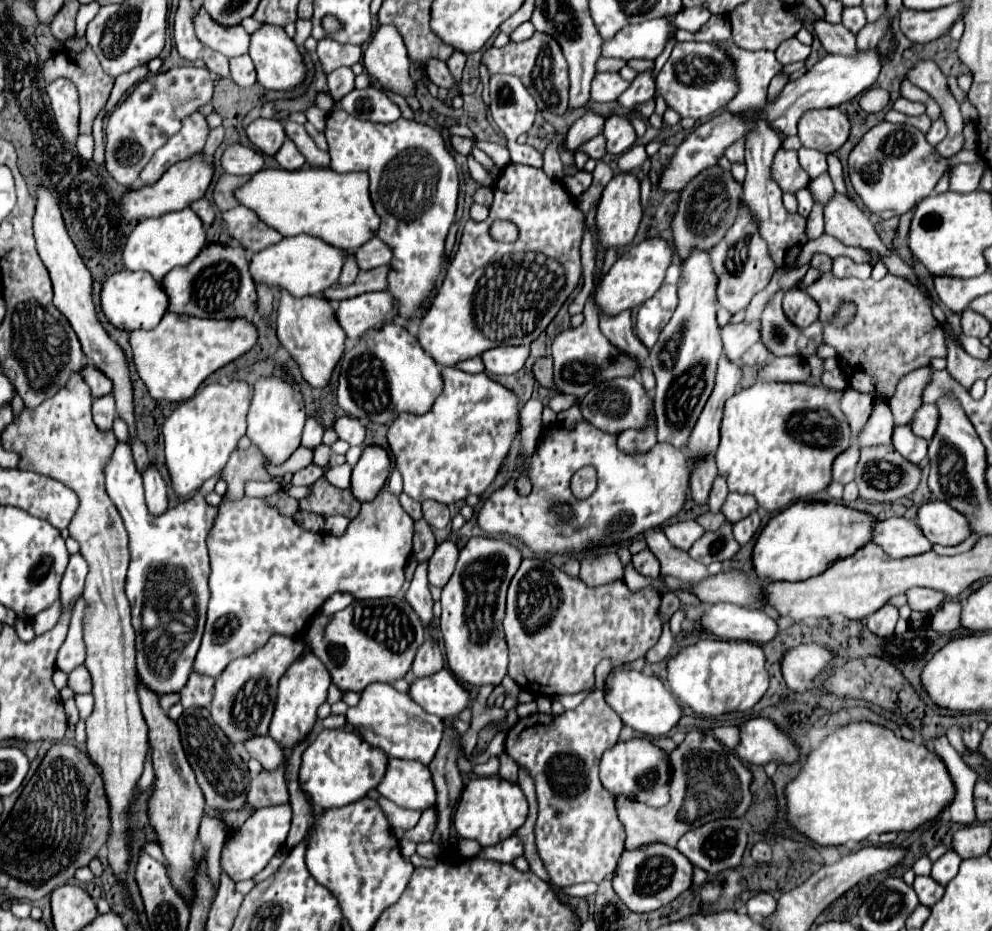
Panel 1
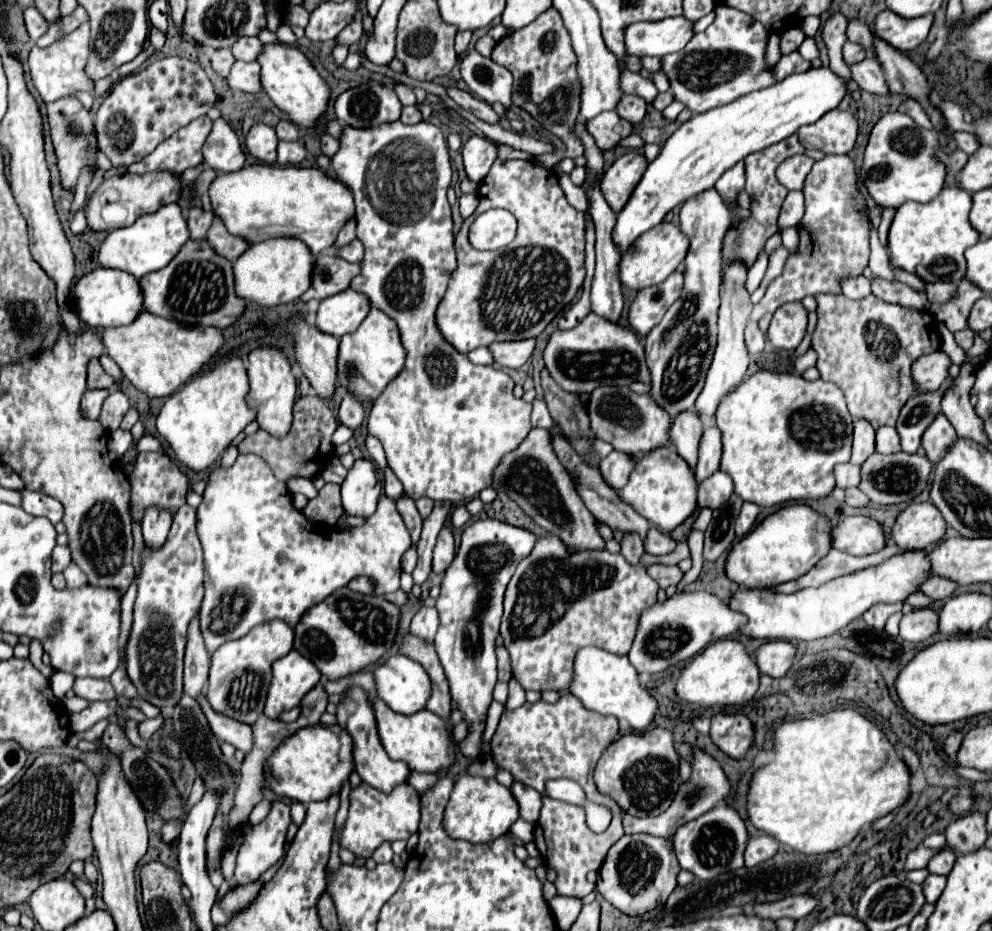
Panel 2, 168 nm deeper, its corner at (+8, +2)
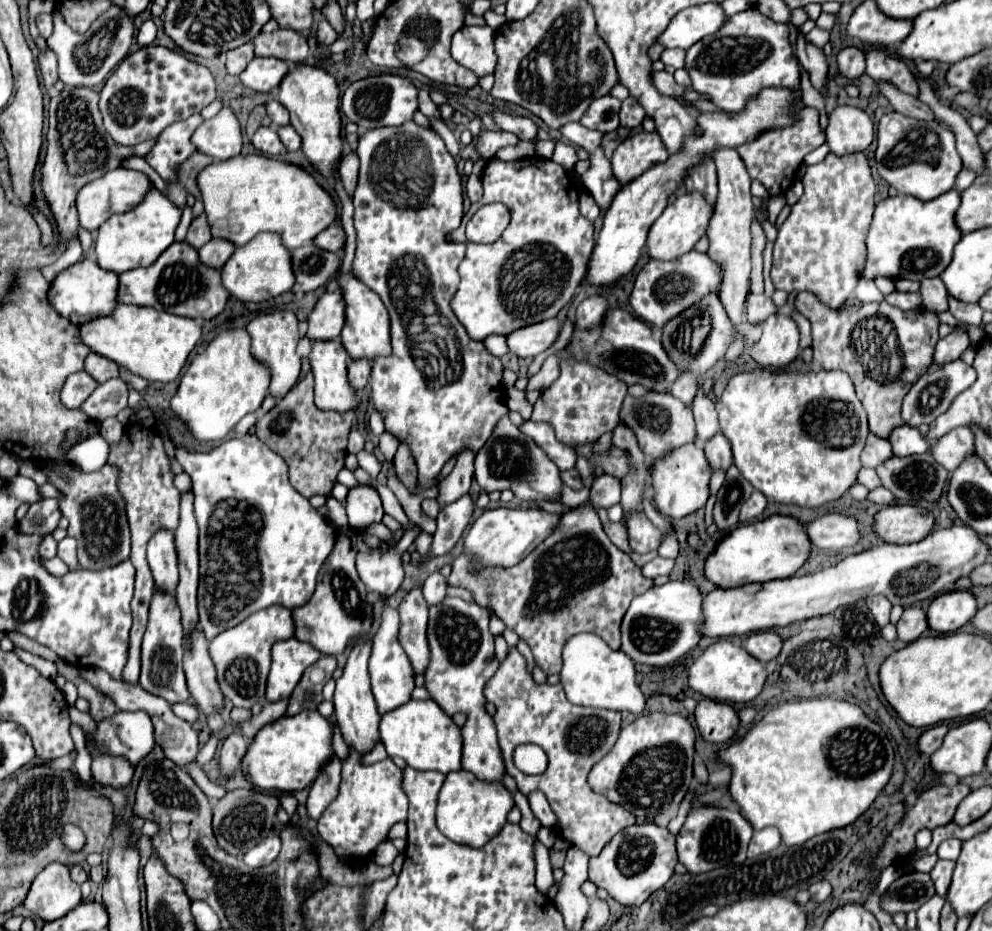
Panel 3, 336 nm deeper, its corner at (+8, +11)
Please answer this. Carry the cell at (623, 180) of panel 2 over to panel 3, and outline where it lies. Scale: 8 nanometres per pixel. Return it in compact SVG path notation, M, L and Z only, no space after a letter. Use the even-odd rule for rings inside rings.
M639 132L627 140L623 140L611 158L613 174L621 186L629 184L635 176L639 176L643 170L647 170L655 162L667 160L667 150L663 148L663 142L653 132Z

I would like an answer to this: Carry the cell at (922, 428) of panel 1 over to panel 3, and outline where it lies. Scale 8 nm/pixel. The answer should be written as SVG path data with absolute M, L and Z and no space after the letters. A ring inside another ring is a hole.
M953 428L945 436L937 438L933 444L929 444L931 456L941 466L945 466L949 472L953 468L957 468L957 464L959 464L959 460L963 460L963 456L975 452L973 448L975 448L973 436L971 436L969 428Z

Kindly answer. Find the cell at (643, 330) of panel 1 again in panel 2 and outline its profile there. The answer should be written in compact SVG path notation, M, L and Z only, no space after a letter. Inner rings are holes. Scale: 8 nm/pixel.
M683 271L671 273L659 285L641 289L629 307L631 329L639 337L645 337L663 319L663 313L679 299L681 289L683 289Z

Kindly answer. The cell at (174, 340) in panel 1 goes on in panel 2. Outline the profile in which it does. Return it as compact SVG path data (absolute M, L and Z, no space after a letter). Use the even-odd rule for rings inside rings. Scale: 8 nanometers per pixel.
M139 313L131 325L101 331L107 355L121 367L125 377L149 397L167 397L185 385L223 345L223 335L215 327L183 327L151 313Z

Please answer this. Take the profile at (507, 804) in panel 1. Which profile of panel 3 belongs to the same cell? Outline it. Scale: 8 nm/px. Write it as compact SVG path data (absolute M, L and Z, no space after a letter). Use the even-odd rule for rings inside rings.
M467 770L449 772L439 792L437 828L453 842L481 848L501 832L501 828L507 822L507 814L513 806L515 806L513 794L501 782L481 780Z

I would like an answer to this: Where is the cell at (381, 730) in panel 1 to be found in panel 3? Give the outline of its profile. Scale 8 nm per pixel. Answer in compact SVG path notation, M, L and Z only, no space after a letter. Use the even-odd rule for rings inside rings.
M409 700L381 716L381 742L389 758L399 756L415 770L437 770L449 774L461 768L461 728L435 700Z

